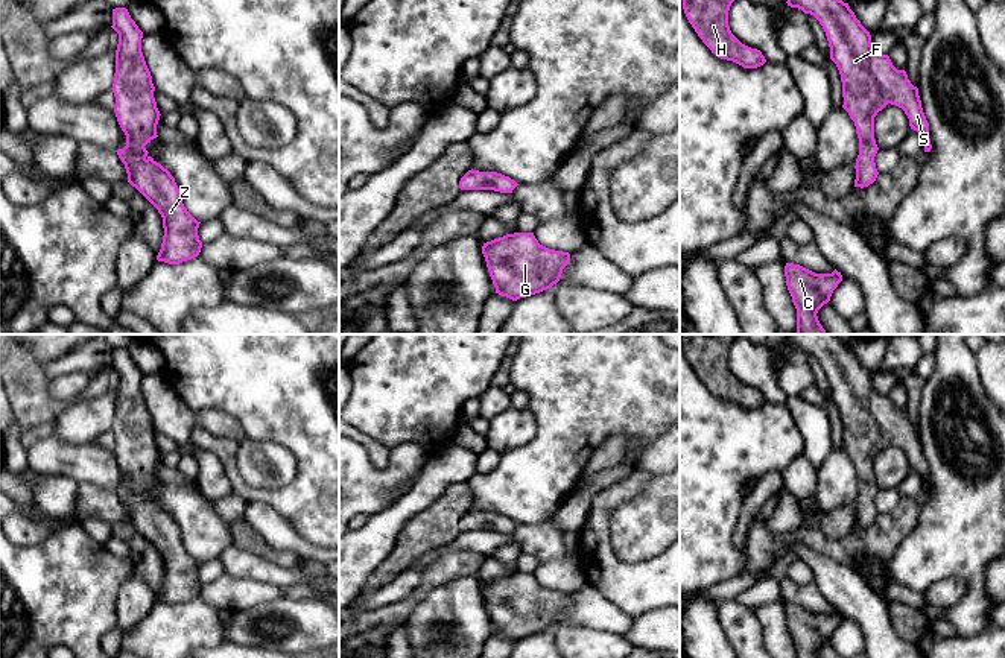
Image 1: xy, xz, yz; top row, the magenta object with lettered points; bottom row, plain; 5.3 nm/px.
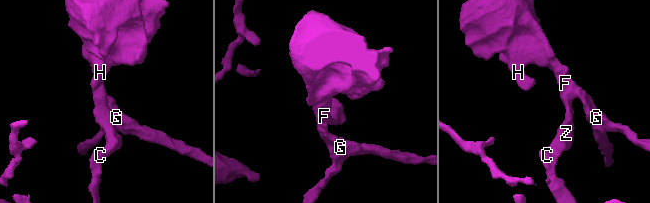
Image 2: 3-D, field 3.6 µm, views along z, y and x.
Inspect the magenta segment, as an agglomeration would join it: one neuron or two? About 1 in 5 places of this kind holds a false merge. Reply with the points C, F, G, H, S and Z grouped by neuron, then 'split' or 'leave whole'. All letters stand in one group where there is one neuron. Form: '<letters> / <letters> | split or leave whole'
C F G H S Z | leave whole

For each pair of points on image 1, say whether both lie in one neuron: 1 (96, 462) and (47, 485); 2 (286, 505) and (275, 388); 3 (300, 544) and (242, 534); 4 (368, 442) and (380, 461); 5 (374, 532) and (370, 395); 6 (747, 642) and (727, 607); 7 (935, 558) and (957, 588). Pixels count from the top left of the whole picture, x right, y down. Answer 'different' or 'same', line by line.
1: different
2: same
3: different
4: same
5: different
6: same
7: different

